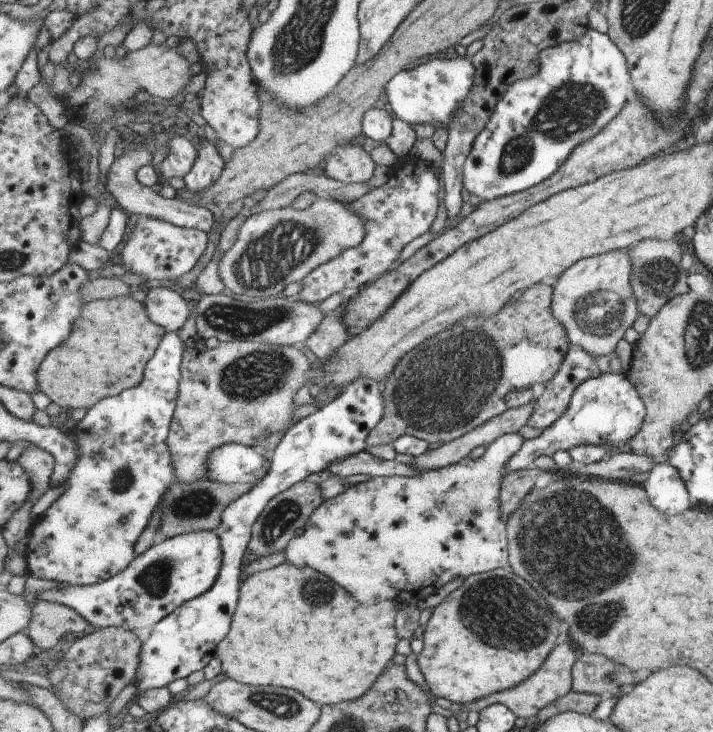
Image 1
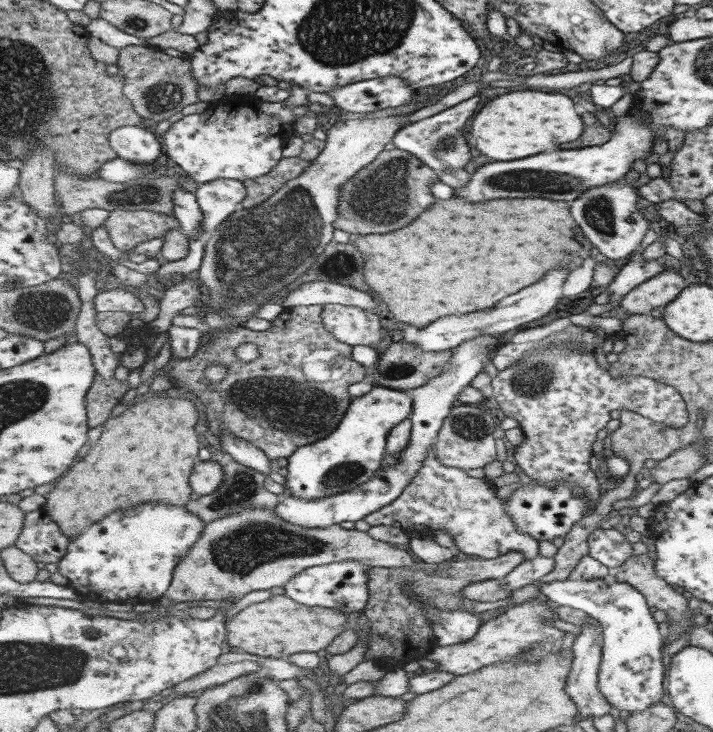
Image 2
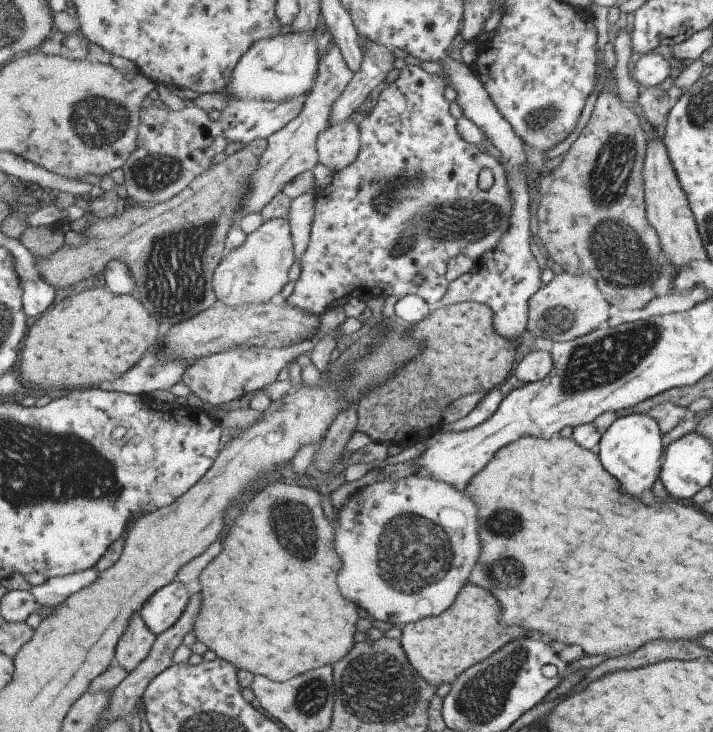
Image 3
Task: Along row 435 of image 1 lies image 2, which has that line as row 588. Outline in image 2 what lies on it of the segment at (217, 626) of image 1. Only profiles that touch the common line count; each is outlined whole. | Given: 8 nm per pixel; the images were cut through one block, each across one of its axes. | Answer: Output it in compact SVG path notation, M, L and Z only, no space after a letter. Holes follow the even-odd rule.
M341 561L307 568L285 586L285 593L291 599L309 606L341 609L345 613L363 612L368 605L370 594L370 568L361 561Z

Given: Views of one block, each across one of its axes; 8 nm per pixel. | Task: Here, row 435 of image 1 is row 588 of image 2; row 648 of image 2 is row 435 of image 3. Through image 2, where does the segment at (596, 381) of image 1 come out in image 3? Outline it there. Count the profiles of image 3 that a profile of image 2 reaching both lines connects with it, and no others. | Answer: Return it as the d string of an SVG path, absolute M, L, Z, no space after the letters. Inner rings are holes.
M629 414L617 418L602 435L597 448L604 467L619 481L623 492L633 500L641 500L655 482L661 479L663 452L662 427L649 414Z

